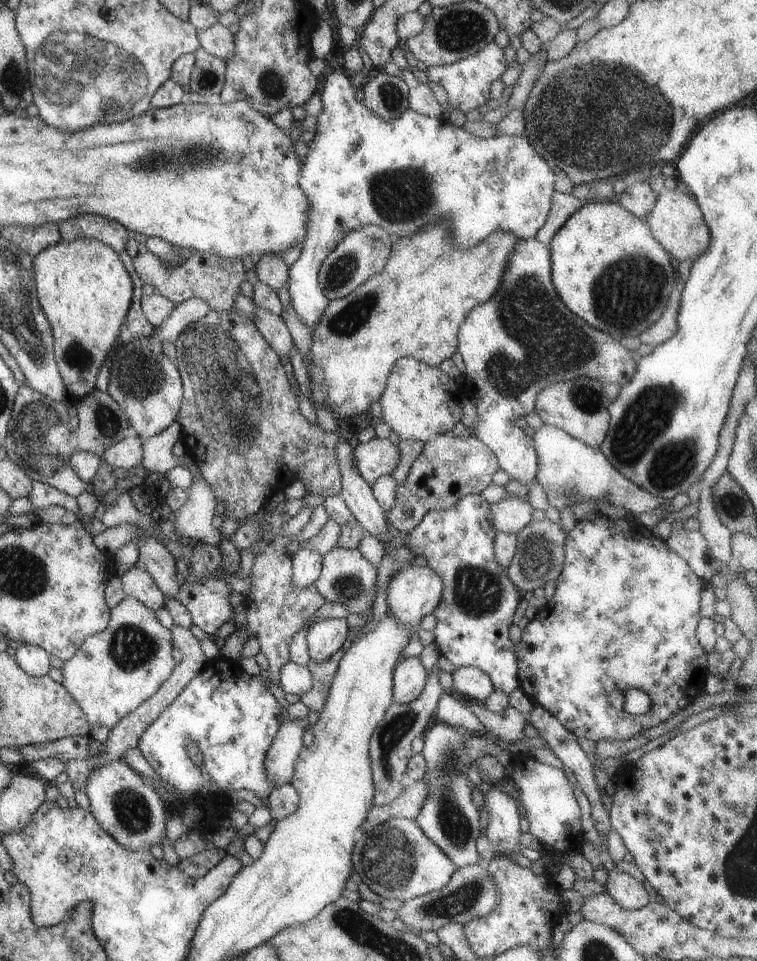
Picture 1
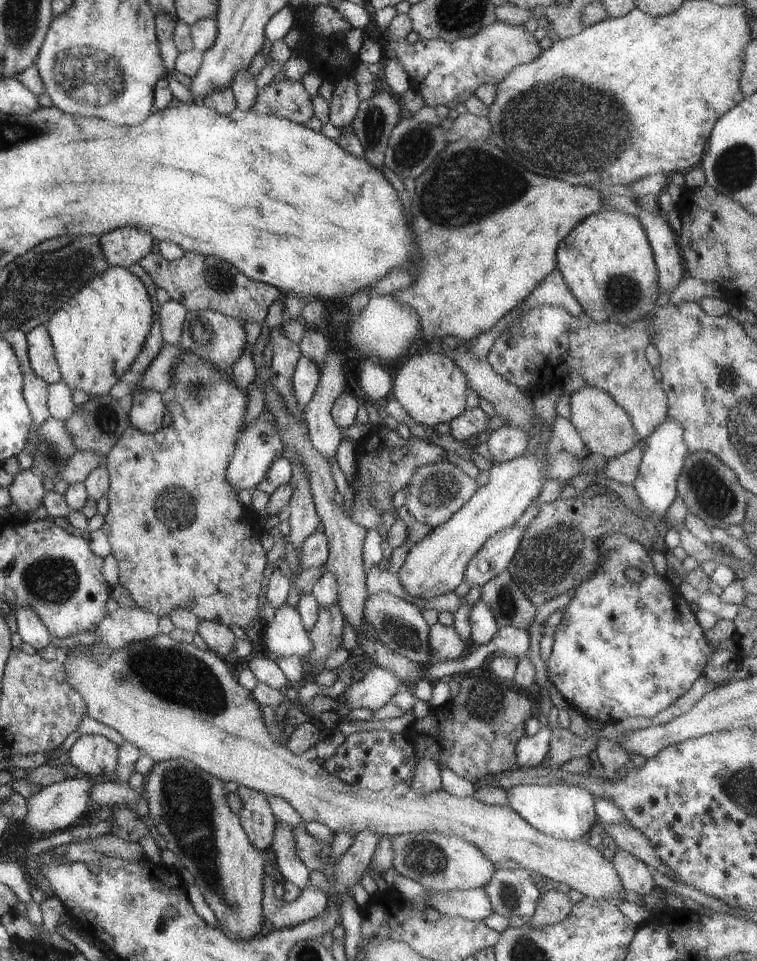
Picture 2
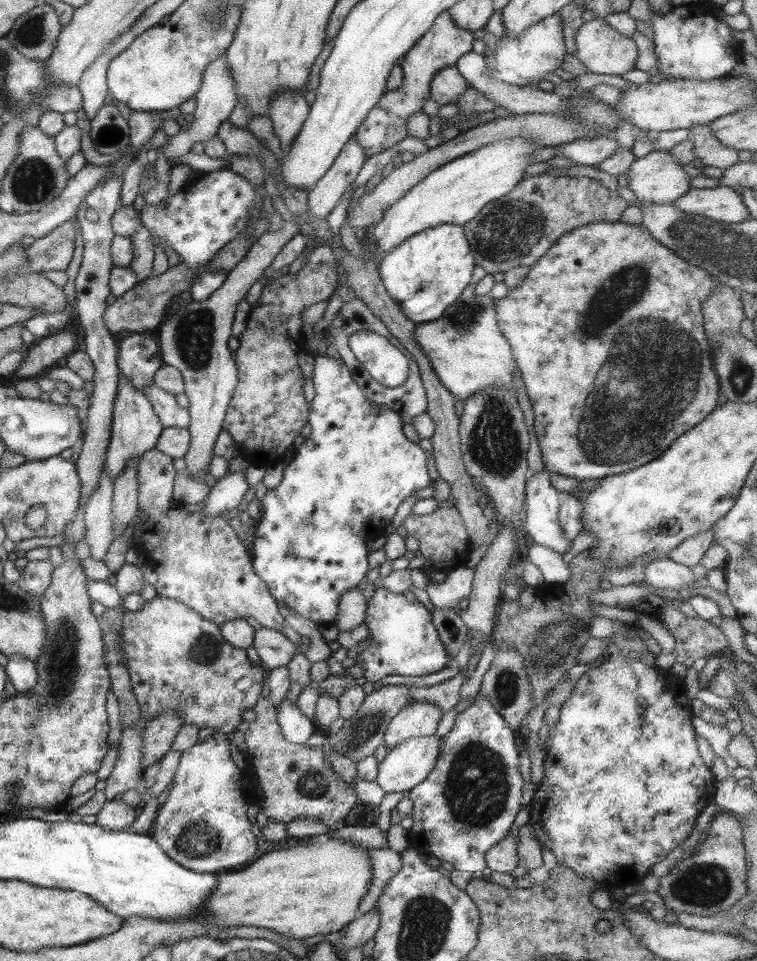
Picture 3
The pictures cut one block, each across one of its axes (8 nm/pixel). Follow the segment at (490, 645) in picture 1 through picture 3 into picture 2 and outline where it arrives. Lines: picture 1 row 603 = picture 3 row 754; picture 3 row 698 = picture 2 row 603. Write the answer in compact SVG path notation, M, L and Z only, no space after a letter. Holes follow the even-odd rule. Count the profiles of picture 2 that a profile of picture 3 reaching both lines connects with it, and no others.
M480 598L469 609L468 623L470 624L470 647L487 644L499 628L489 606Z

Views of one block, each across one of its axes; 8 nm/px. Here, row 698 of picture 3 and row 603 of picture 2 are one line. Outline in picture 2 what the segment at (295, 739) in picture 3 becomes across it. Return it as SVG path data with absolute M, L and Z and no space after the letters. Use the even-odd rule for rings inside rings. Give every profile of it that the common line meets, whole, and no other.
M287 603L275 609L273 620L262 629L270 659L293 655L303 658L311 650L312 642L296 607Z

